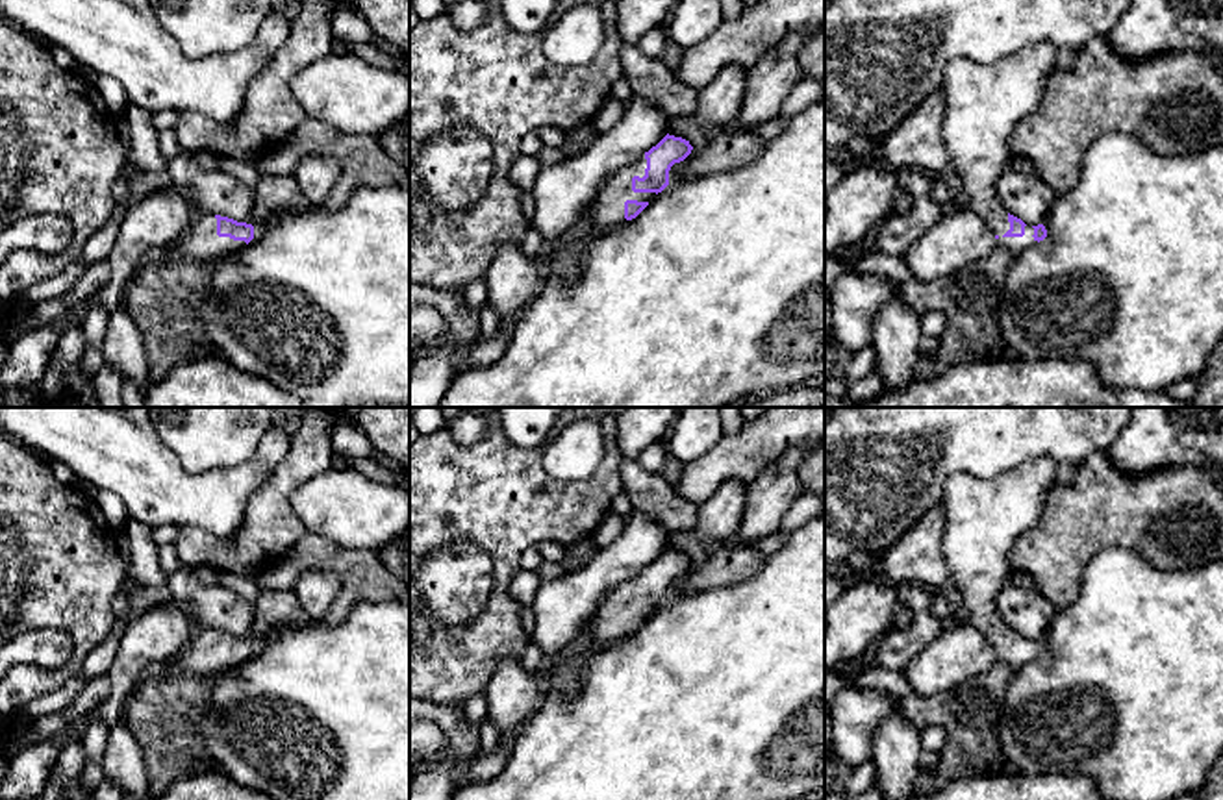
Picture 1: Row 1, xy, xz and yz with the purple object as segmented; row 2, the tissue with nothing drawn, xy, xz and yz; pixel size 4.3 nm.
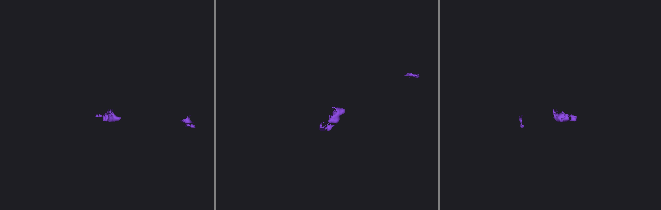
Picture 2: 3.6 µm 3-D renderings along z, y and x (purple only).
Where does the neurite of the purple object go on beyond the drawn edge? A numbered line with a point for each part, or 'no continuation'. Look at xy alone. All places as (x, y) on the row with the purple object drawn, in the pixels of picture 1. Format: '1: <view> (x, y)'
1: xy (201, 243)

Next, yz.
1: yz (983, 100)

